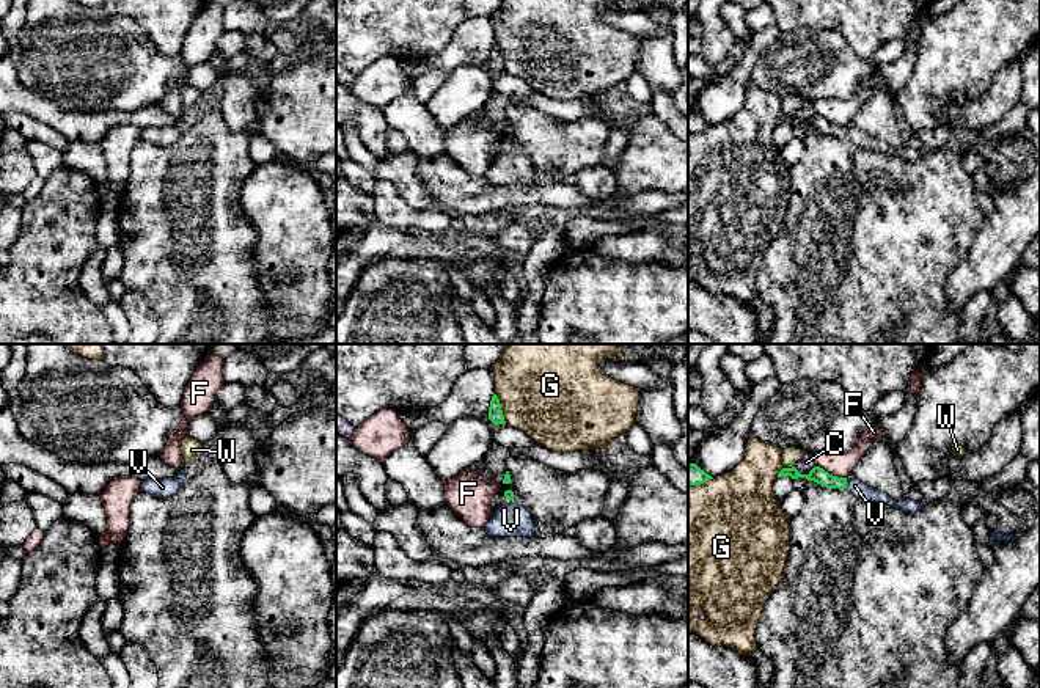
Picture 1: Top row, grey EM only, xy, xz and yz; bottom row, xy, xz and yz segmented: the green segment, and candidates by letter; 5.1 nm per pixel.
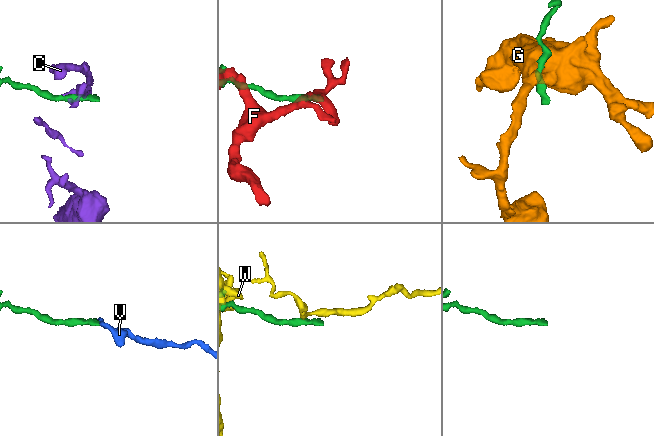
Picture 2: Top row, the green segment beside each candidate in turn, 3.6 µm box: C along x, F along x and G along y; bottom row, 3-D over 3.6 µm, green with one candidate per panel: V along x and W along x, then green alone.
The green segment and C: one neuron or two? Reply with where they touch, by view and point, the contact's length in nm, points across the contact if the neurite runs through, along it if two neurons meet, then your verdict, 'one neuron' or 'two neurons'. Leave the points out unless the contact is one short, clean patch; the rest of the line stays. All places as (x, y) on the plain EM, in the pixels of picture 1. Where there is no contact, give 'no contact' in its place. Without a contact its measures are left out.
contact yz (805, 123); length 110 nm; border yz (794, 113), (801, 121), (808, 121), (814, 115); two neurons

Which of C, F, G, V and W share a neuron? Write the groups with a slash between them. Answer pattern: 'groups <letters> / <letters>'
groups C / F / G / V / W

